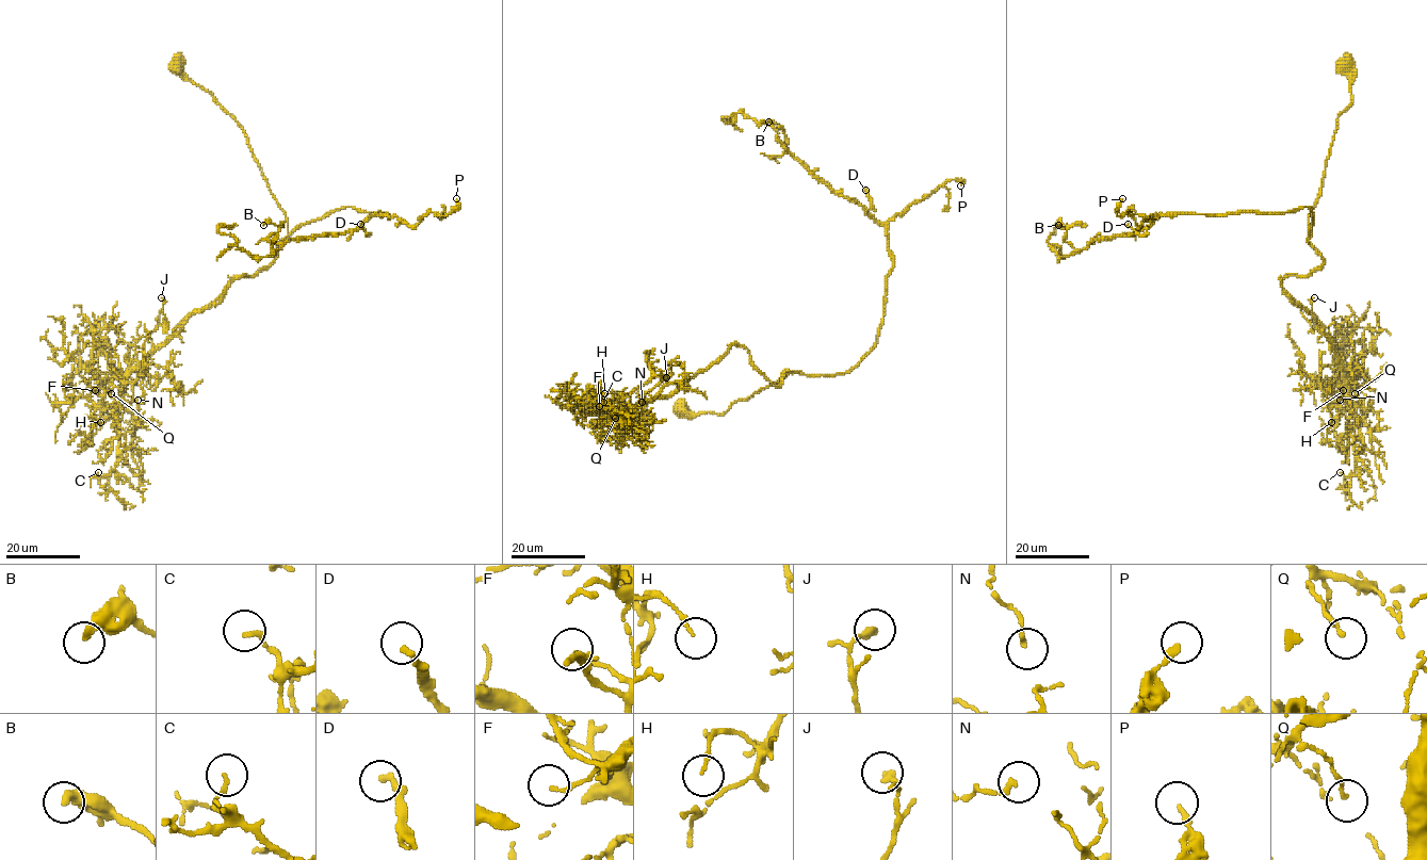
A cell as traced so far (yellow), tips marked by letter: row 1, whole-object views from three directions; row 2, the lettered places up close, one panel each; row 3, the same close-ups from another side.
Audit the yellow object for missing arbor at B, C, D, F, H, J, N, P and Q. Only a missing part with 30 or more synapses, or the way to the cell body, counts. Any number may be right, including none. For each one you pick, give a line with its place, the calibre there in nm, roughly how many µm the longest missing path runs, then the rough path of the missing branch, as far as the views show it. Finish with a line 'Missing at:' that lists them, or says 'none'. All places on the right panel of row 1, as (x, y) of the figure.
D: at (1128, 224); 240 nm thick; about 15 µm are missing; missing branch runs (1128, 224), (1123, 222), (1124, 216), (1111, 216)
Missing at: D

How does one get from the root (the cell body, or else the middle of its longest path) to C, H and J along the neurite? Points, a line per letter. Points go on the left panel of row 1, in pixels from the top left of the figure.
C: (177, 65), (241, 128), (287, 237), (270, 263), (237, 277), (130, 374), (114, 419), (120, 458), (98, 472)
H: (177, 65), (241, 128), (287, 237), (270, 263), (237, 277), (159, 345), (122, 398), (95, 411), (100, 422)
J: (177, 65), (241, 128), (287, 237), (270, 263), (237, 277), (139, 361), (135, 342), (157, 326), (161, 297)

